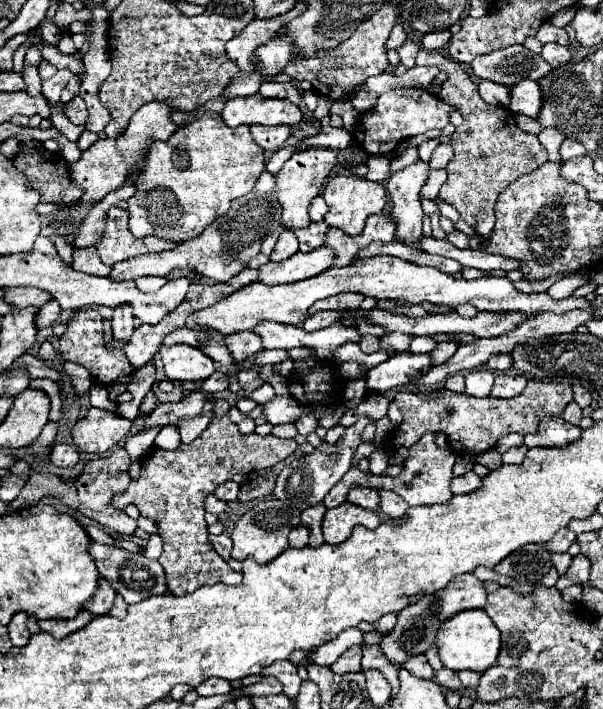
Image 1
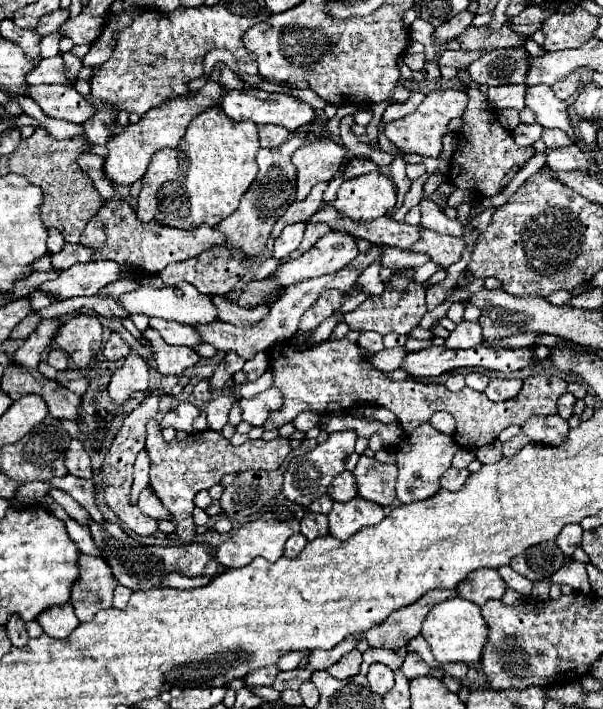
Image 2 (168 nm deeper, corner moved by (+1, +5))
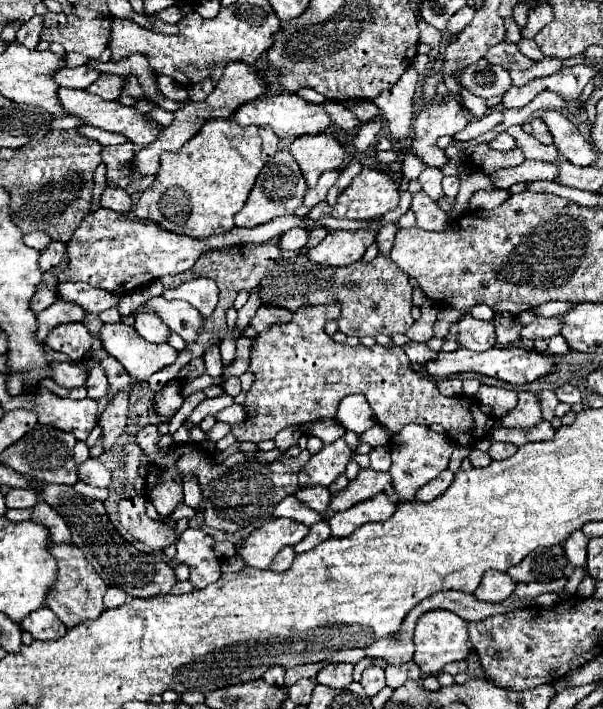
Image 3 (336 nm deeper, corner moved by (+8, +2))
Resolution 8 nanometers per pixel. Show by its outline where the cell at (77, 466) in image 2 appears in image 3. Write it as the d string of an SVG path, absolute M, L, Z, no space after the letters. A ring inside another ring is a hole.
M88 458L80 468L78 468L78 476L82 482L86 484L92 484L92 486L98 486L98 488L110 488L112 484L112 474L110 470L98 462L98 460L92 460Z

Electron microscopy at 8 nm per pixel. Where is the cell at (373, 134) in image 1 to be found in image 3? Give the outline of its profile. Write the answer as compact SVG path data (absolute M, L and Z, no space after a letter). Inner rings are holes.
M448 98L448 102L430 102L414 118L414 140L412 150L428 166L440 168L448 162L444 150L436 146L440 136L454 136L468 124L464 110L458 100Z

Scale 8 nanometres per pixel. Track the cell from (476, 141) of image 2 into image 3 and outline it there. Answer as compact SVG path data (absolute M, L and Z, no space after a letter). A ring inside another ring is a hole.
M480 144L472 152L470 160L472 160L474 166L482 168L484 174L492 174L492 172L496 172L500 168L508 168L508 166L522 164L524 162L524 154L518 148L514 148L510 152L498 152L498 150L488 148L488 144Z

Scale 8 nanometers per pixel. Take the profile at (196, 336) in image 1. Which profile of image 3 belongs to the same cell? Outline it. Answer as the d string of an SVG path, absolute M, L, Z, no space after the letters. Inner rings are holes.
M142 310L140 314L134 316L134 330L146 338L148 342L166 342L168 340L168 326L160 320L160 316L154 310Z

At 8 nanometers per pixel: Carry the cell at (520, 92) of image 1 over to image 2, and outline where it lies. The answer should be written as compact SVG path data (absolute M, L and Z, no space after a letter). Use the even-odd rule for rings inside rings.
M531 85L527 87L525 105L535 113L535 119L543 127L555 127L565 131L575 143L579 143L575 135L575 127L571 127L571 119L567 113L567 103L557 99L549 85Z

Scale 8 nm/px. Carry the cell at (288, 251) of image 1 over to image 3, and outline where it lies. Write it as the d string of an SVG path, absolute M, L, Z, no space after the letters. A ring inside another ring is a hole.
M300 226L288 230L280 236L280 248L286 248L286 250L300 250L306 242L308 242L308 232Z

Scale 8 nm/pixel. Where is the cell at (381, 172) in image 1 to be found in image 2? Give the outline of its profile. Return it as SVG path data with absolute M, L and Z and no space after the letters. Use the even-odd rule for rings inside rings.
M357 157L357 159L351 159L351 161L349 161L345 177L351 179L351 177L359 177L359 175L363 175L363 173L371 173L371 171L377 171L377 169L379 169L379 167L377 167L373 161Z

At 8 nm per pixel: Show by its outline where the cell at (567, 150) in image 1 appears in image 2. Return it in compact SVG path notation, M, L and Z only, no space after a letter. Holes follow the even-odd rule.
M545 129L541 139L547 145L547 149L561 149L561 147L567 147L573 143L571 137L559 129Z

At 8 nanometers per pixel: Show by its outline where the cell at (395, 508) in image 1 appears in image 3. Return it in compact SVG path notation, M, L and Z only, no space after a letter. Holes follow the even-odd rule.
M360 470L358 478L352 480L344 490L332 496L328 510L322 514L322 520L330 520L332 514L344 512L354 504L374 498L376 494L386 494L388 498L396 500L396 492L392 488L392 480L388 472L374 472L374 470Z

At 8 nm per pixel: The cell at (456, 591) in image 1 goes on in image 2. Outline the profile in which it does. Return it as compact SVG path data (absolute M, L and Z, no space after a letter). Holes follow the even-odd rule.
M479 569L471 571L471 575L455 587L455 593L461 599L483 605L487 599L501 599L505 589L507 587L495 569Z

